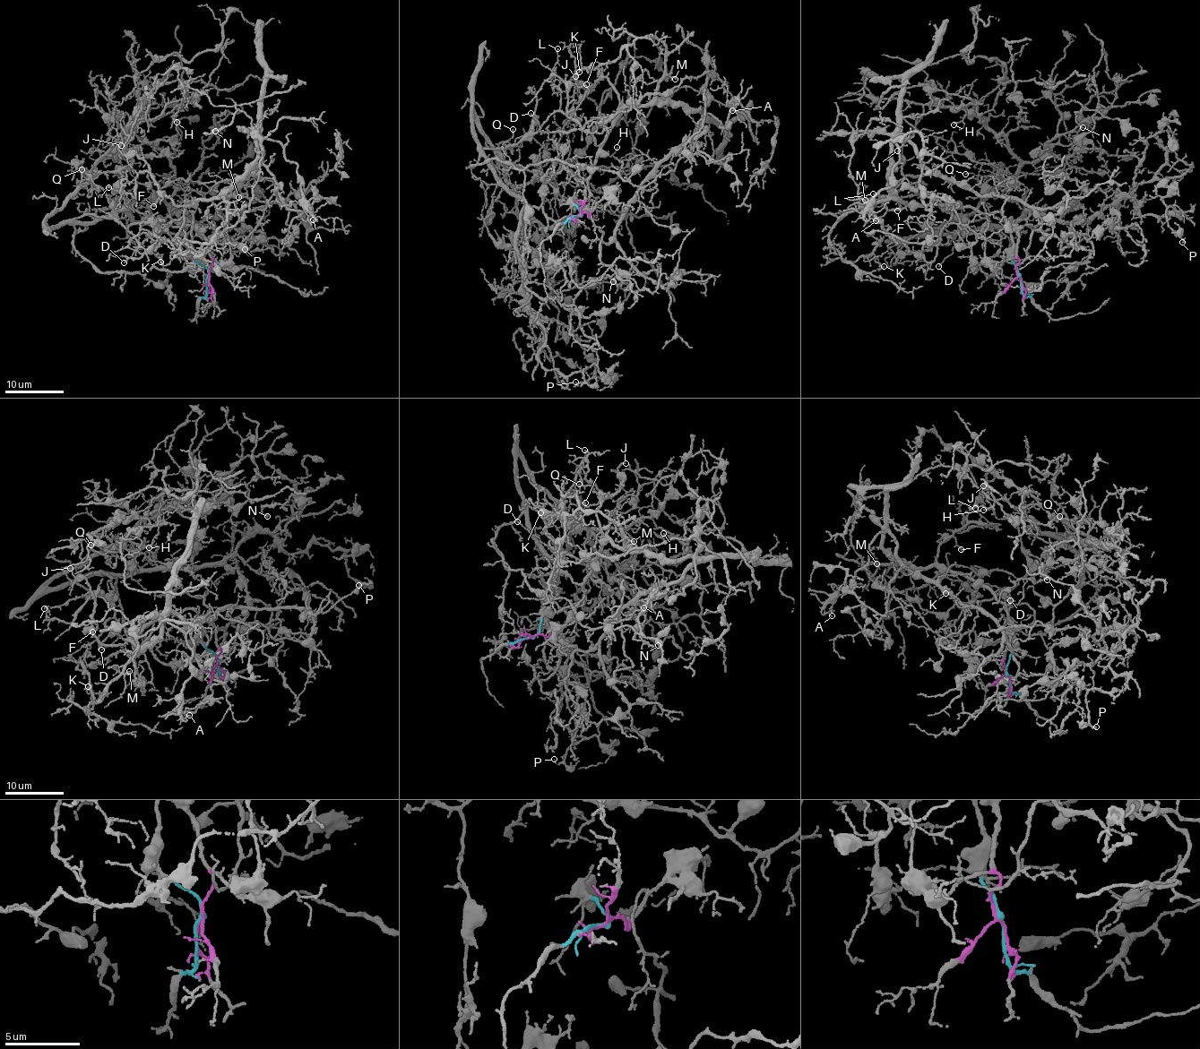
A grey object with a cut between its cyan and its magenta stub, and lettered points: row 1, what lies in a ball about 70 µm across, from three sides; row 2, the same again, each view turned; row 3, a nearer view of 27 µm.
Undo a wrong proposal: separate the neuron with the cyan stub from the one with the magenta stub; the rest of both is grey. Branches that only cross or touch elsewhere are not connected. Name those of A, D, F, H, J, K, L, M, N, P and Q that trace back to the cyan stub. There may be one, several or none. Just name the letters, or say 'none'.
A, D, F, J, K, L, M

